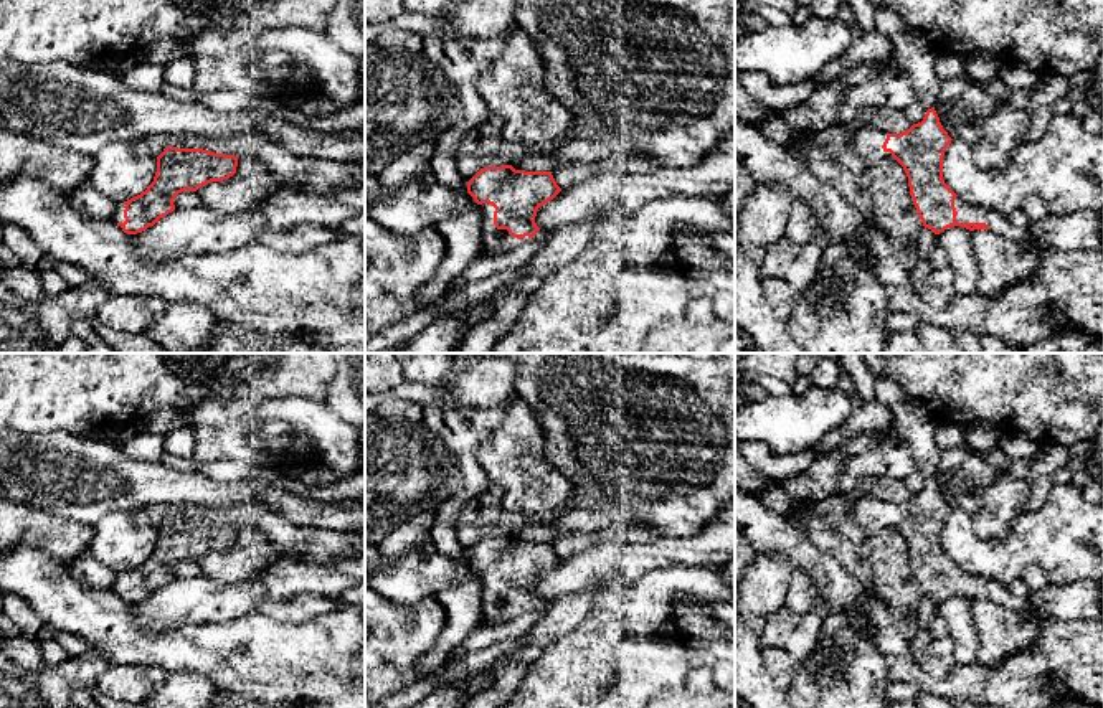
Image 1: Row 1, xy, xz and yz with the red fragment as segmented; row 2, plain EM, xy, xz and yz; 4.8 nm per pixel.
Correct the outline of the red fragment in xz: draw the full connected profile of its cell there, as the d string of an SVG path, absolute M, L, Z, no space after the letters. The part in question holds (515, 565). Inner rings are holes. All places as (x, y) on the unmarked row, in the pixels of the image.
M485 536L467 551L467 563L482 583L480 612L494 625L530 611L540 601L535 586L561 558L550 541Z

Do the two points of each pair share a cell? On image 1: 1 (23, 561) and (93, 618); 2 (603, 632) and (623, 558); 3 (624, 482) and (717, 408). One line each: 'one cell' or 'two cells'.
1: one cell
2: two cells
3: one cell

